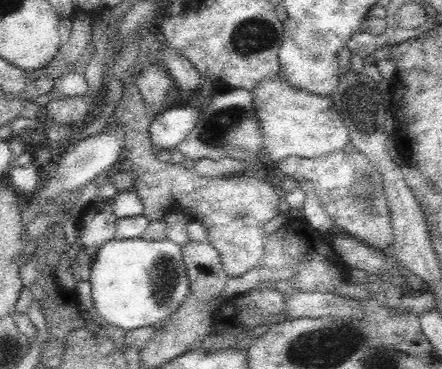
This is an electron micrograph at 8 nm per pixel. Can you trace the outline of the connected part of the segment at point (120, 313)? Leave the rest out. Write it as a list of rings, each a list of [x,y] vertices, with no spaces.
[[[130,238],[128,240],[113,239],[106,241],[98,248],[98,256],[90,270],[90,285],[94,307],[98,315],[108,324],[120,326],[124,330],[154,326],[156,322],[166,322],[172,314],[186,304],[187,296],[191,293],[190,282],[184,267],[183,246],[170,240],[143,240]]]

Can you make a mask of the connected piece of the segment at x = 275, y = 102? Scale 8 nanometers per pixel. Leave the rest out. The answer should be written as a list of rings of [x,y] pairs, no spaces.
[[[276,74],[262,78],[252,90],[252,97],[262,131],[262,153],[270,164],[278,164],[288,156],[314,158],[349,147],[348,127],[330,95],[320,96],[303,88],[294,88]]]

